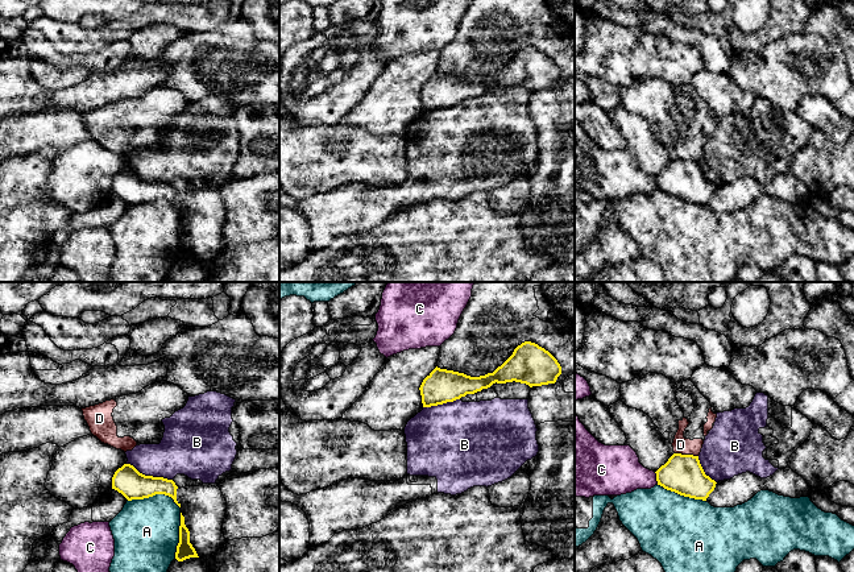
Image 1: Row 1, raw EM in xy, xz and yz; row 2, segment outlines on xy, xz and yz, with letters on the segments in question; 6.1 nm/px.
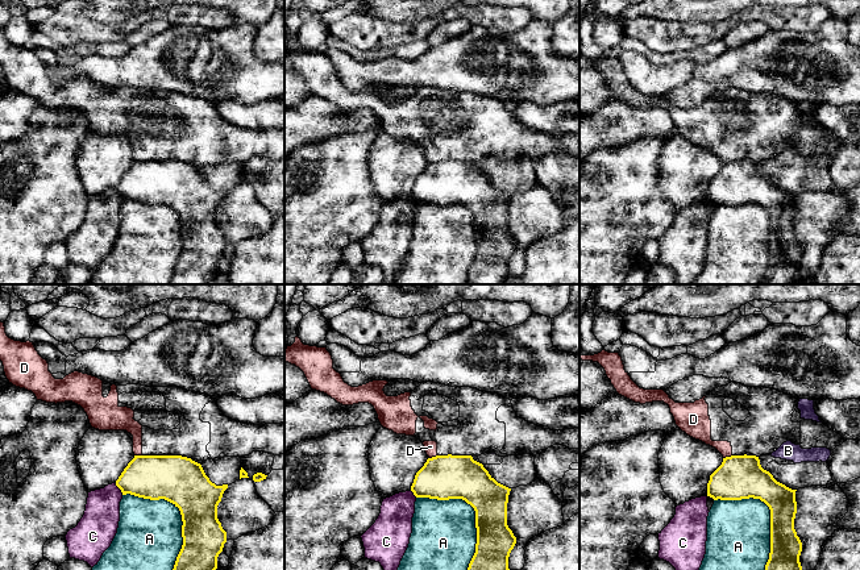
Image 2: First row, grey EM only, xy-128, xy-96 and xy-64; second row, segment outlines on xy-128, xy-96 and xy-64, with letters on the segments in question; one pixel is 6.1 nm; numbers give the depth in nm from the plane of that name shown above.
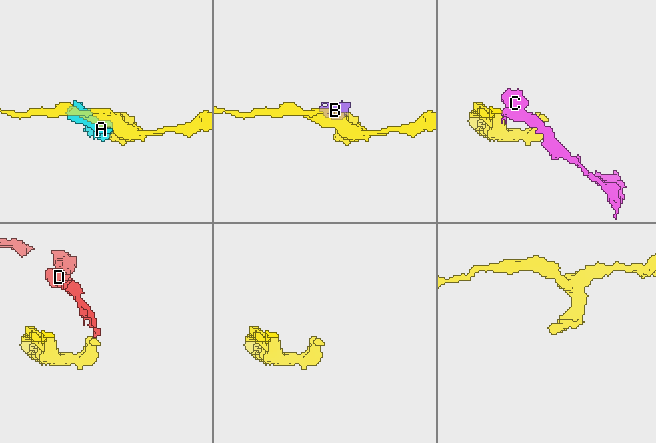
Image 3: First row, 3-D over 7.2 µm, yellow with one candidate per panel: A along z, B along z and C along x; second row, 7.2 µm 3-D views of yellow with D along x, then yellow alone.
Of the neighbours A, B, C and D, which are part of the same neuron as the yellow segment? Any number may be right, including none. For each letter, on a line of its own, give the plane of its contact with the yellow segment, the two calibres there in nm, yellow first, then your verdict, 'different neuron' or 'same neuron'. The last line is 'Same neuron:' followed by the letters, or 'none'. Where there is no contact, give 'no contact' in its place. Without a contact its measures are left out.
A: xy | 180/400 nm | different neuron
B: xy | 180/280 nm | different neuron
C: yz | 240/300 nm | different neuron
D: yz | 240/100 nm | different neuron
Same neuron: none

